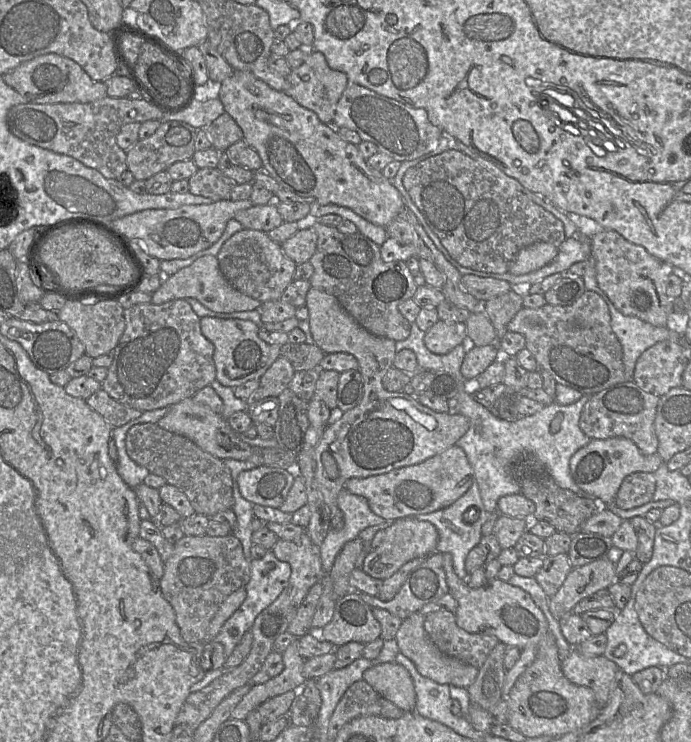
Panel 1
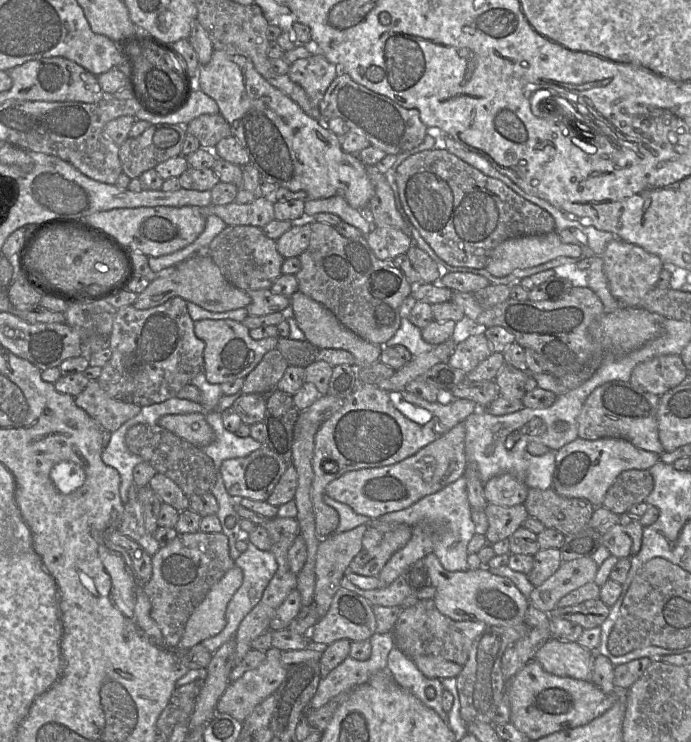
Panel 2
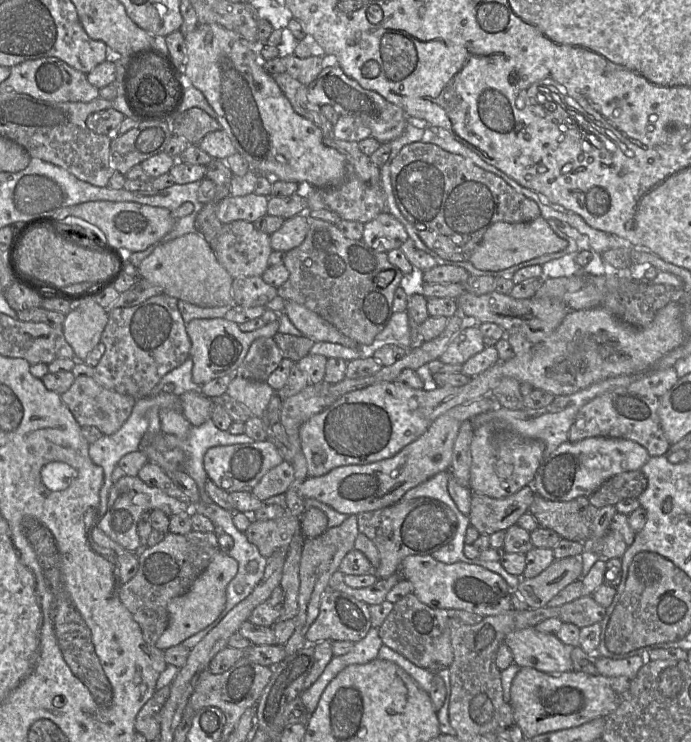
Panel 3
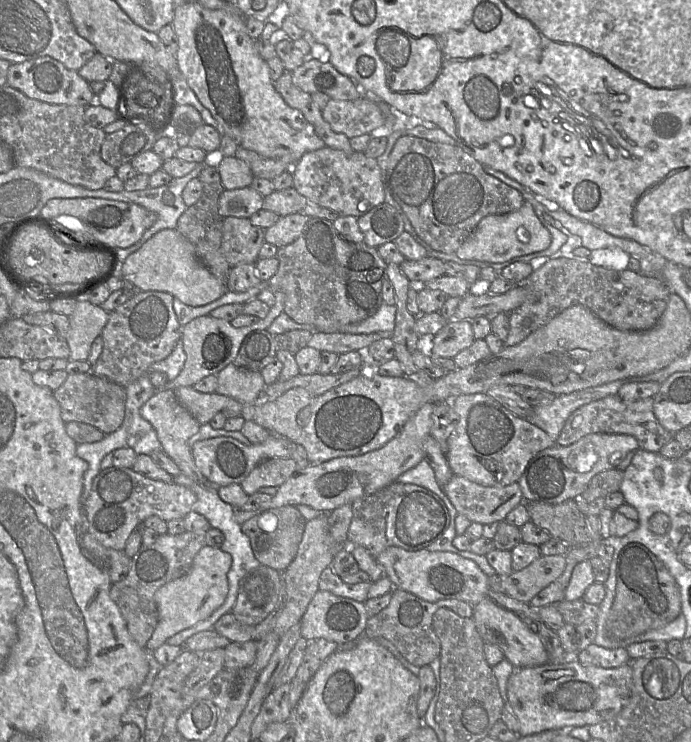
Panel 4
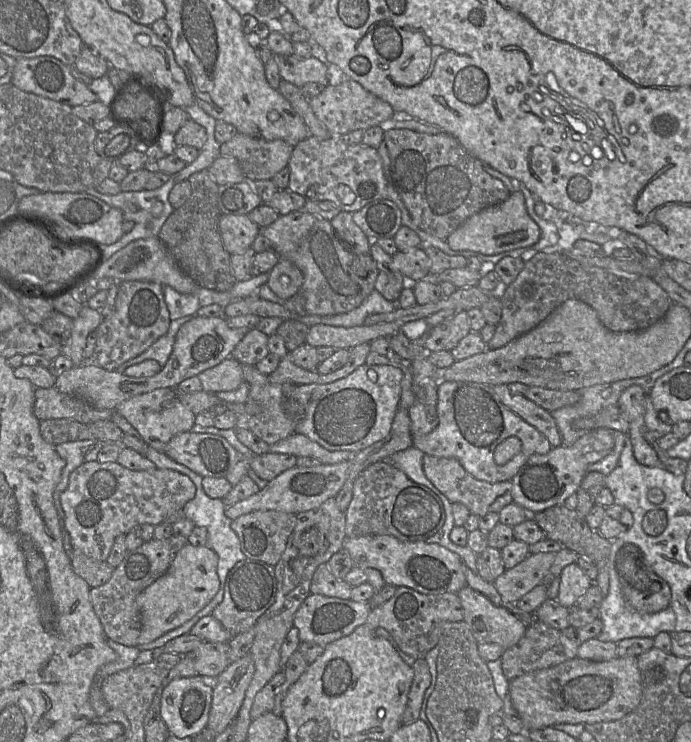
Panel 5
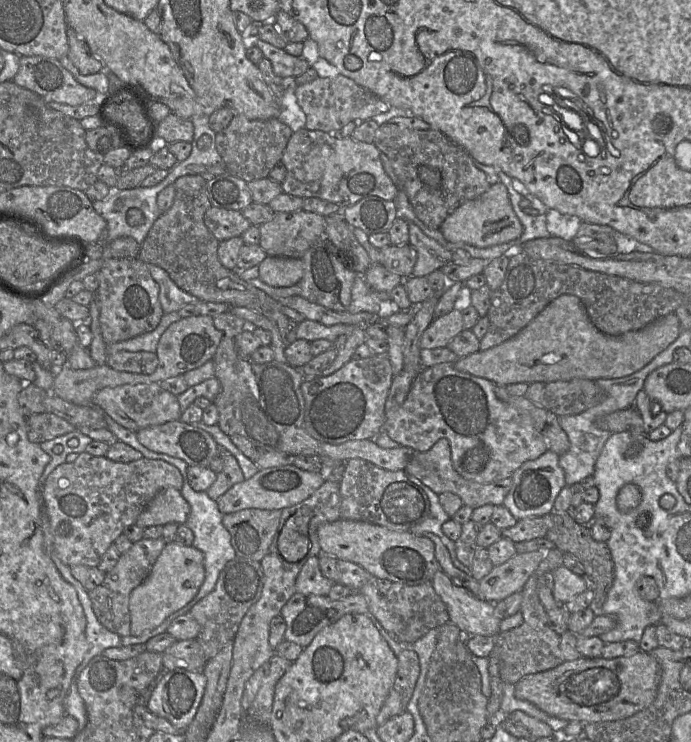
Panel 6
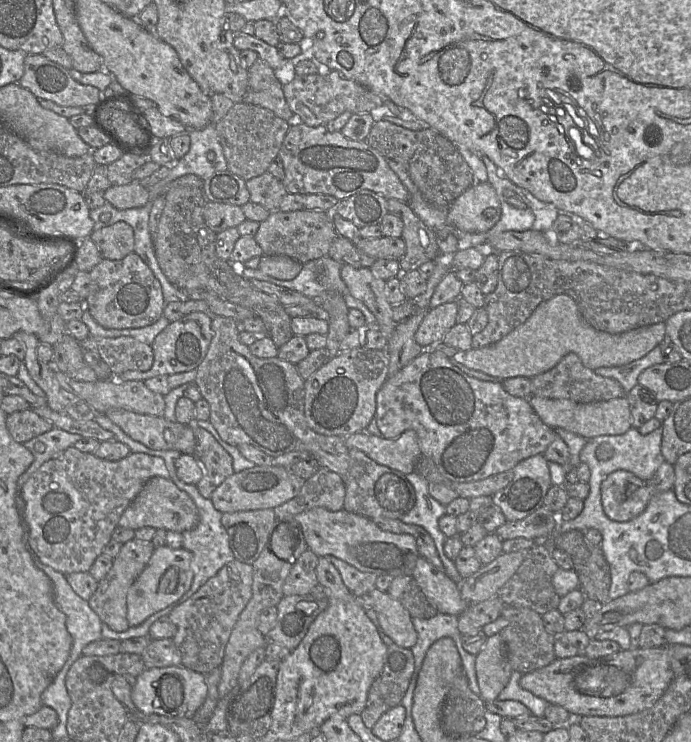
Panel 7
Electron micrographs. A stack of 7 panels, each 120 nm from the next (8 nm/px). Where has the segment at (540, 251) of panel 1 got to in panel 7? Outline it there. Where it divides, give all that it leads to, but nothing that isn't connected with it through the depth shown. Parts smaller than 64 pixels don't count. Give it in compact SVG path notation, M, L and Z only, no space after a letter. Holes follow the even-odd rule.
M488 182L475 183L455 199L447 210L447 222L467 233L484 233L501 218L501 204Z

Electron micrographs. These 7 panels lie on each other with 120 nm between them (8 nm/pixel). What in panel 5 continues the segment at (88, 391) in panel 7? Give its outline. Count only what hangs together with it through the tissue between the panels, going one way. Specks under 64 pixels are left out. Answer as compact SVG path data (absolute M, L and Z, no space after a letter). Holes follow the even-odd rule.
M161 388L127 399L116 407L139 433L141 439L158 452L164 452L168 442L177 434L191 431L195 415L178 399L175 389Z

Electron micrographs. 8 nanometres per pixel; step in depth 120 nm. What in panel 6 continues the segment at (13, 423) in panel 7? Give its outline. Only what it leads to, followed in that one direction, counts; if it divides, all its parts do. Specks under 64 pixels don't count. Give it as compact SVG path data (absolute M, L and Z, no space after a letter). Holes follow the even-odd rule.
M49 412L26 417L26 425L28 439L38 444L77 430L73 424Z

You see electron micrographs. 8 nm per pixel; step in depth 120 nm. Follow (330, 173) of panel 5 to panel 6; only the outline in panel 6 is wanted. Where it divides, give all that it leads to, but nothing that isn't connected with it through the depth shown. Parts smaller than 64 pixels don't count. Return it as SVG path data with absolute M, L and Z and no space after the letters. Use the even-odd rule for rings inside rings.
M300 129L291 135L282 156L286 166L282 190L303 199L320 198L341 208L367 197L394 200L397 187L386 174L380 154L374 143L356 141L351 137L339 138L319 130Z

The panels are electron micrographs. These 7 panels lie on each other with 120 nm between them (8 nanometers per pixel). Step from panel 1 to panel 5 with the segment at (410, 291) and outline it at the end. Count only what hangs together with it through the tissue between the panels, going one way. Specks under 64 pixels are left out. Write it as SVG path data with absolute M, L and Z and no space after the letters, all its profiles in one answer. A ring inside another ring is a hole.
M322 218L314 223L297 249L279 258L289 260L302 272L303 283L299 291L283 301L264 284L259 289L258 298L281 304L297 317L334 316L354 310L375 289L380 272L370 254L357 254L346 249L330 221Z

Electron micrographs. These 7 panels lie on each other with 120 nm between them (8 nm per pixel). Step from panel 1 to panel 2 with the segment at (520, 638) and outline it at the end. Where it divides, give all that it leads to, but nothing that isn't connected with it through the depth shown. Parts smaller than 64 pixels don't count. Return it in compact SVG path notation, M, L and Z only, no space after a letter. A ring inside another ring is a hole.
M433 553L422 561L435 588L432 601L443 615L456 621L479 621L487 626L516 626L524 623L528 600L508 578L483 569L448 571Z

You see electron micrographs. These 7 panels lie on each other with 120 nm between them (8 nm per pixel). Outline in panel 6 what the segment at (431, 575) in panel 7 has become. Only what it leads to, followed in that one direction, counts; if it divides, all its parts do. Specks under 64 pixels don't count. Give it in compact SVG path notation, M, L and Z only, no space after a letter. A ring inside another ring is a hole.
M445 572L435 573L431 584L447 606L450 622L469 636L497 636L501 619L495 614L495 604L479 599L460 586Z

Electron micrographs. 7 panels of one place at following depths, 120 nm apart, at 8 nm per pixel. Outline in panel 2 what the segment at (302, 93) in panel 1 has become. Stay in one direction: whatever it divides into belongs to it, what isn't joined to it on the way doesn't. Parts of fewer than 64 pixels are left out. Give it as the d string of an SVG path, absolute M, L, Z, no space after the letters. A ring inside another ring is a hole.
M311 54L290 64L287 74L305 90L312 105L319 107L328 87L341 74L341 69L329 62L324 55Z

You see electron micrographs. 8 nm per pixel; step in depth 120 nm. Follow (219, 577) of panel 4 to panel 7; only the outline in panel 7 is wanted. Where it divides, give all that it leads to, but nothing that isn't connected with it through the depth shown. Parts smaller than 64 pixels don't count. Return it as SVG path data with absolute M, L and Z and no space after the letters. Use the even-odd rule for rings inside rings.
M166 545L155 548L149 562L129 588L127 594L127 620L129 626L142 624L152 614L178 601L193 582L192 554L185 548Z

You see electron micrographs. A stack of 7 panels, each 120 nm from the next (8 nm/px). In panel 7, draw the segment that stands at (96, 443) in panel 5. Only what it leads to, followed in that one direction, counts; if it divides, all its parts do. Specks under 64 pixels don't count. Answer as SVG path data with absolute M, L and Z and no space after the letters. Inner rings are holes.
M54 427L50 431L22 443L29 449L34 461L28 469L19 477L19 489L27 479L46 461L56 458L68 447L74 446L83 436L73 434L63 429Z

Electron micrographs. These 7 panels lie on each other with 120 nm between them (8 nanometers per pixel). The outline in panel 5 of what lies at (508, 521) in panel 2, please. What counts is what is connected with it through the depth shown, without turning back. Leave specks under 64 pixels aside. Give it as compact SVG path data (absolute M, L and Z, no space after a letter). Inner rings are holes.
M425 454L423 470L434 487L451 503L461 503L467 507L471 514L479 517L490 512L499 513L506 505L513 502L511 481L489 483L478 480L468 473L455 458L435 457Z

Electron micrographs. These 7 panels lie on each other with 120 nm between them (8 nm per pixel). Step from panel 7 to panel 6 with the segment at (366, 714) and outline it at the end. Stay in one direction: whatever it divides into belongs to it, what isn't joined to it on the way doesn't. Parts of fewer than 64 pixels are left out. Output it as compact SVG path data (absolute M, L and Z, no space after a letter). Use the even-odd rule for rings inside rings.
M406 648L398 656L395 681L377 715L378 726L390 718L407 711L420 674L420 661L413 649Z

